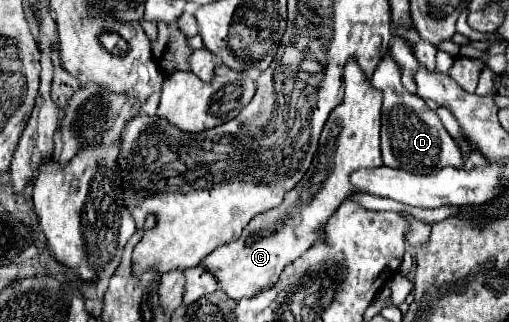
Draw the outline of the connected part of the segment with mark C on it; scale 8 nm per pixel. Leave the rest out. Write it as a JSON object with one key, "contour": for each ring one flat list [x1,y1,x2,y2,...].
{"contour":[[351,60,345,68,345,100,339,104,319,140,317,154,311,162,311,170,301,178,301,182,289,190,283,202,269,212,255,216,243,230,241,238,219,246,201,264,217,278,219,286,233,300,253,298,265,288,273,288,289,262,295,262,305,250,321,240,323,228,333,212,351,198,357,190,351,186,349,176,361,168,379,168,383,164,379,150,379,128,381,128,381,100,383,94,375,90,363,70]]}

